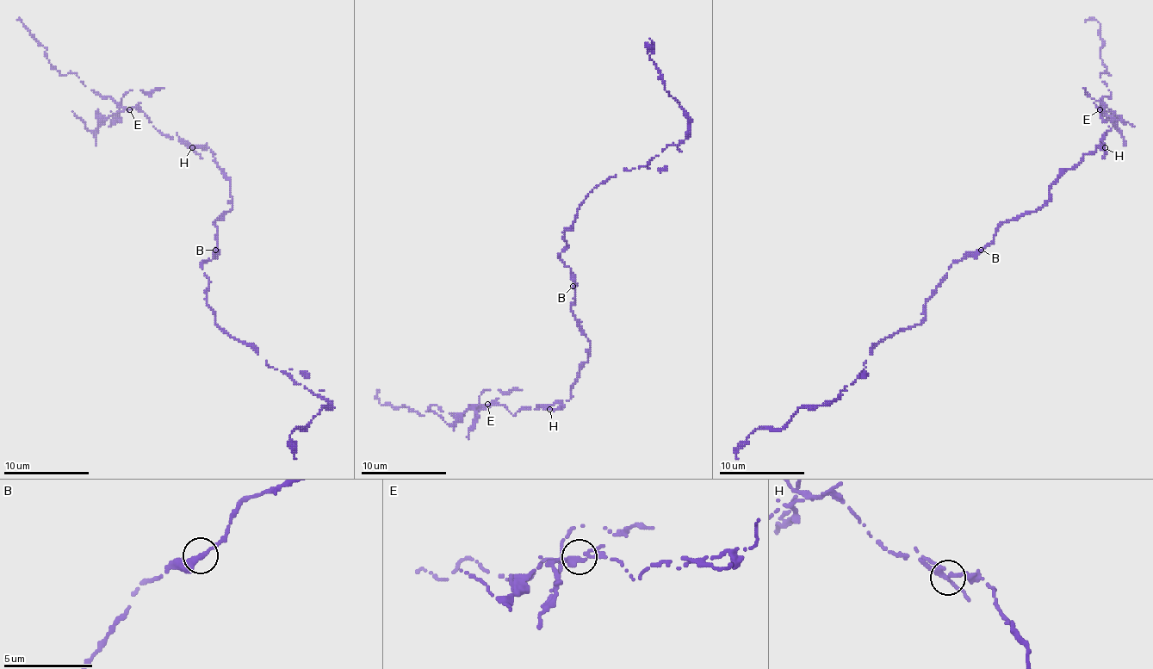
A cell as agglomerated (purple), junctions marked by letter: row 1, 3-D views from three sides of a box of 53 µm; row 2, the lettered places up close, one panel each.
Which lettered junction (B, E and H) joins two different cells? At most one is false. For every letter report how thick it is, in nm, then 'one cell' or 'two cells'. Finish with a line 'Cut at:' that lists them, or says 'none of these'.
B: calibre 280 nm; one cell
E: calibre 240 nm; two cells
H: calibre 260 nm; one cell
Cut at: E

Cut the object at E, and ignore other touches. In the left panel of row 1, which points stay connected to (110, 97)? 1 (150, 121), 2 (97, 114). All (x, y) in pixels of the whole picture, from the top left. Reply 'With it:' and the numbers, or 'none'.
With it: 1

